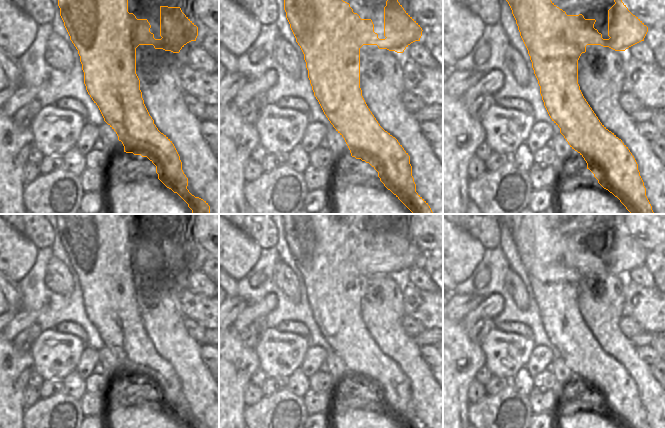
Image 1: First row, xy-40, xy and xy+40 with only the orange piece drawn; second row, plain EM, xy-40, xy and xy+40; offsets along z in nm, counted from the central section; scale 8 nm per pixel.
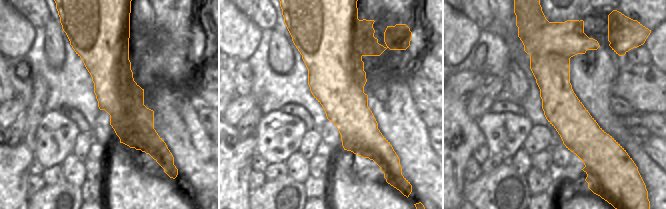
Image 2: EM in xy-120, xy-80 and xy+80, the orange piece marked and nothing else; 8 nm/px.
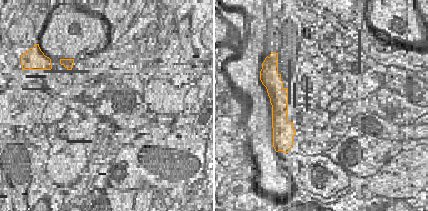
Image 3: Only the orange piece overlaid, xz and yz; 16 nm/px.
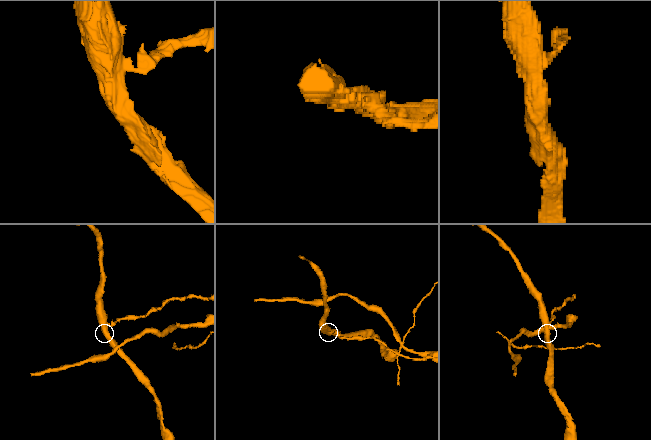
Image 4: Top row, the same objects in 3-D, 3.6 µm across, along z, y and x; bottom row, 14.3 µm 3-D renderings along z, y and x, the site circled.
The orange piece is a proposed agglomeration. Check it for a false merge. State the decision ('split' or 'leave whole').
split

